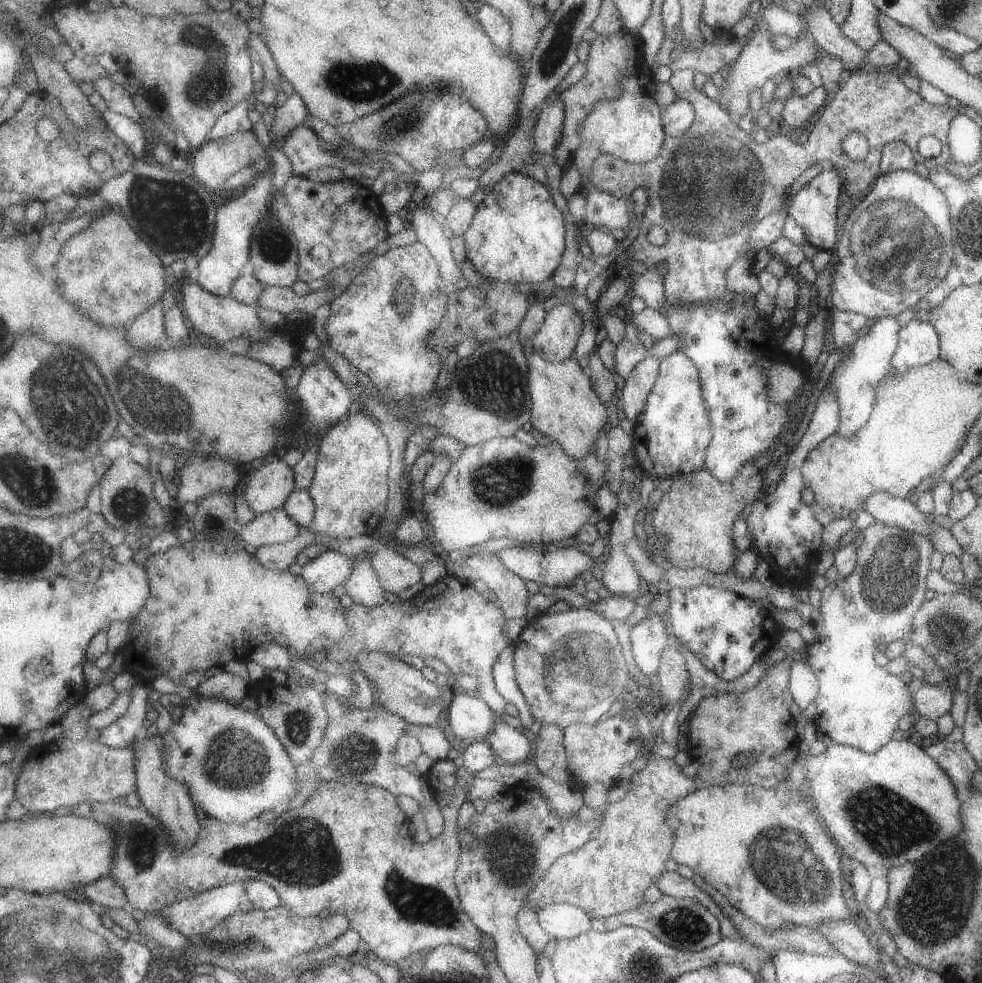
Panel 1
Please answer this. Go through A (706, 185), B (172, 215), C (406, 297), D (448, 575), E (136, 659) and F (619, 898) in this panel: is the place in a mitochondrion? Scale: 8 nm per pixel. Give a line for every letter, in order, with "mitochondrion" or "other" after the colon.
A: mitochondrion
B: mitochondrion
C: mitochondrion
D: other
E: other
F: other

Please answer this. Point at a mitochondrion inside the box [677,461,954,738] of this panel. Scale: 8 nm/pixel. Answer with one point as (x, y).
(889, 581)

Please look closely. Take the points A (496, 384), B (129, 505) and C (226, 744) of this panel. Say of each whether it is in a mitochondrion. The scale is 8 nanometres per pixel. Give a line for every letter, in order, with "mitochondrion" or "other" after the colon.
A: mitochondrion
B: mitochondrion
C: mitochondrion

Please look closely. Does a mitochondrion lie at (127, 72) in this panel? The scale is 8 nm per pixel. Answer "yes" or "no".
no

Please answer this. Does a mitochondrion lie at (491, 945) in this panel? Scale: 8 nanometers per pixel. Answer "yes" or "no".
no

